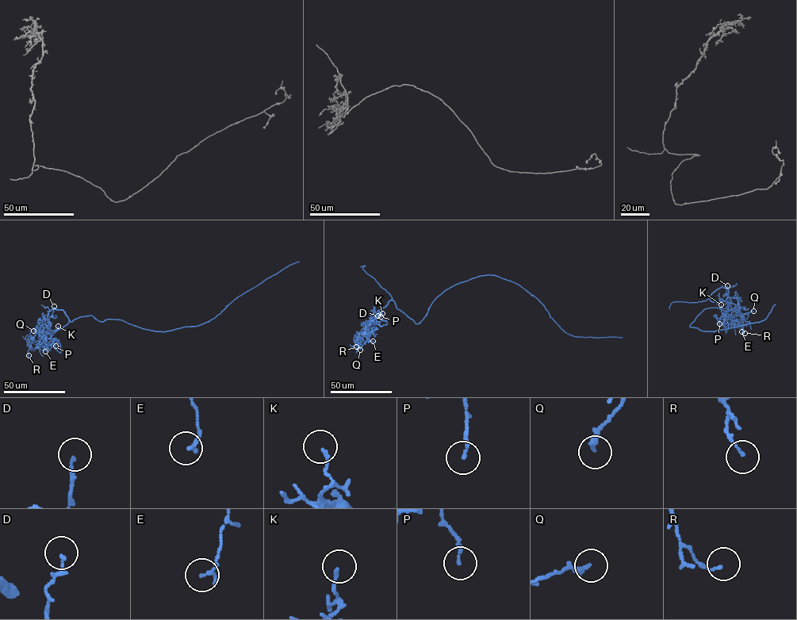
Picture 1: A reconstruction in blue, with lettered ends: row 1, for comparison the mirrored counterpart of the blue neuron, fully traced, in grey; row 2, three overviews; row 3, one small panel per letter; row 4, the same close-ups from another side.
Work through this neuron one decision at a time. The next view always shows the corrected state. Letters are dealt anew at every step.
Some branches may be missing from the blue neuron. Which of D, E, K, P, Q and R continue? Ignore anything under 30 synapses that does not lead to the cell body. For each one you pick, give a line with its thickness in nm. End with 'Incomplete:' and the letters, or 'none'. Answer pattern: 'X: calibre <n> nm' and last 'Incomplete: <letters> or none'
Incomplete: none

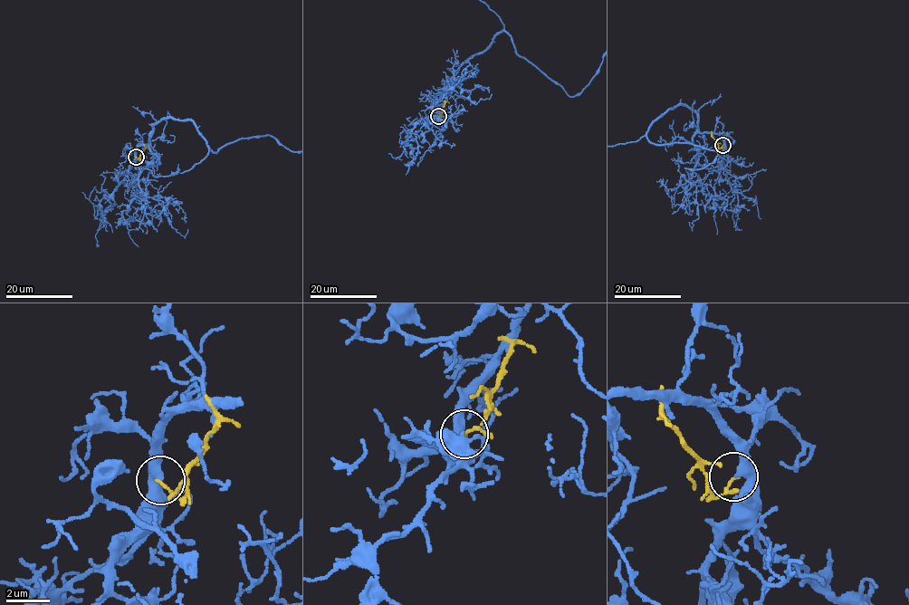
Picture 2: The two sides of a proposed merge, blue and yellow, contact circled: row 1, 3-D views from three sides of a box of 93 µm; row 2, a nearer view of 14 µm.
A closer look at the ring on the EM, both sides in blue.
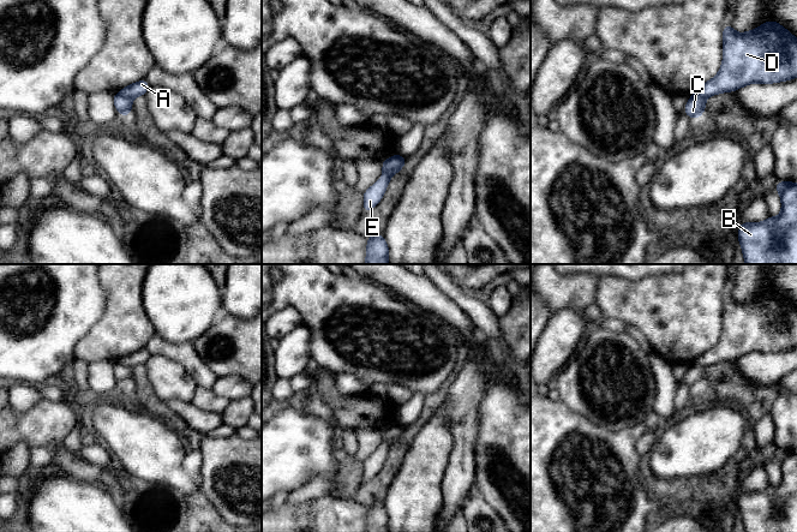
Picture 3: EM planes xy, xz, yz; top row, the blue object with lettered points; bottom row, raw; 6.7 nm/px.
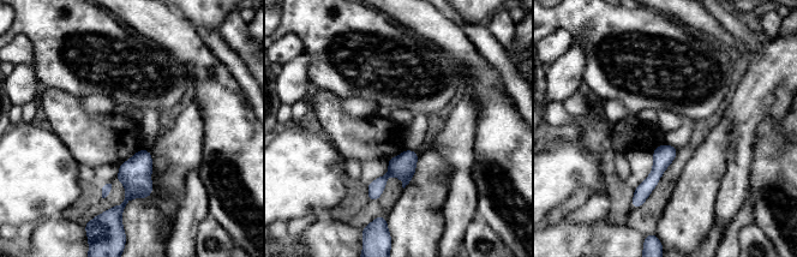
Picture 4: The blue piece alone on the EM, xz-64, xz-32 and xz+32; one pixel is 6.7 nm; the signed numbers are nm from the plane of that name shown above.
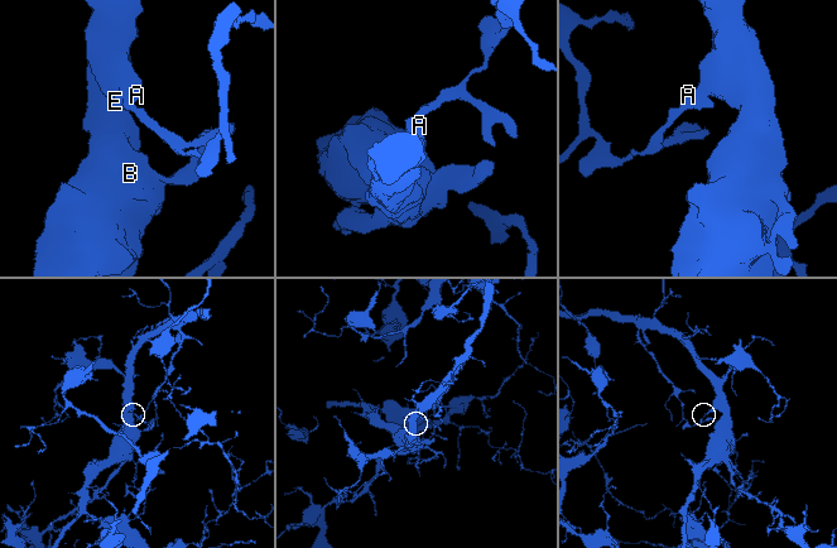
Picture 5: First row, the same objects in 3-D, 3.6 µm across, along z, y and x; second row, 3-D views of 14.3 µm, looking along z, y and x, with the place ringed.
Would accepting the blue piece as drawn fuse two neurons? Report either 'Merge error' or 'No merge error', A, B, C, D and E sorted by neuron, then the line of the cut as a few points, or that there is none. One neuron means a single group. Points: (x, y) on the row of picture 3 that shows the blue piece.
Merge error. Groups: A B D / C E. Split along xy (119, 91), (131, 99)

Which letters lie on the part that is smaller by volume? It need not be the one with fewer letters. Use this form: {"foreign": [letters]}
{"foreign": ["C", "E"]}

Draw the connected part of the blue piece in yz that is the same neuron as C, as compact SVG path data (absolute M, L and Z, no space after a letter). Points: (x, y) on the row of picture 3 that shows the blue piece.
M691 95L683 109L683 113L693 119L700 119L706 109L706 101L703 97Z

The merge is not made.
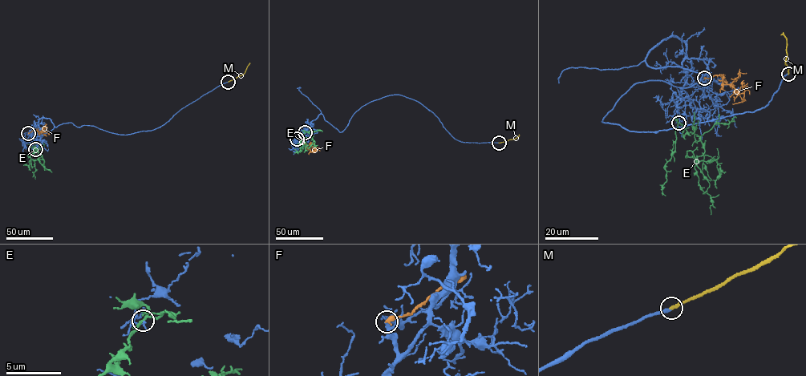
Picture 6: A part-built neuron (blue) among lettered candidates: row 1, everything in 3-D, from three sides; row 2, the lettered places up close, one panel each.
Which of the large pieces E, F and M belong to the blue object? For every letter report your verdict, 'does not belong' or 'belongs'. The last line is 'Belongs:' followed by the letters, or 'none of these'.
E: does not belong
F: does not belong
M: belongs
Belongs: M

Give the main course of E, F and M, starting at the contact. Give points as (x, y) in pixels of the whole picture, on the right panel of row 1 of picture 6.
E: (678, 123), (683, 135), (692, 132), (701, 140), (702, 155), (686, 152), (693, 152), (710, 184), (702, 194)
F: (704, 78), (721, 75), (735, 92), (743, 93), (742, 102), (732, 103)
M: (787, 74), (788, 68), (785, 64), (787, 38), (781, 34)

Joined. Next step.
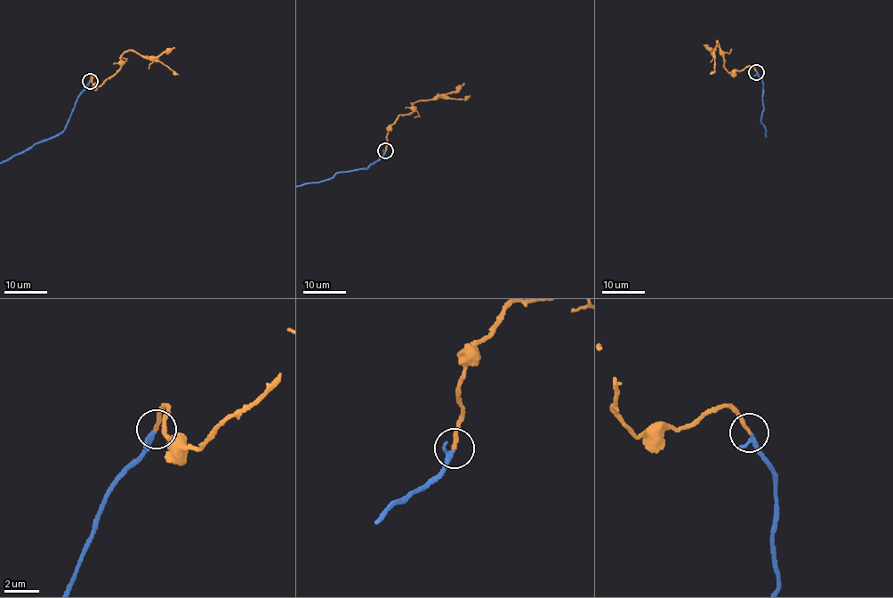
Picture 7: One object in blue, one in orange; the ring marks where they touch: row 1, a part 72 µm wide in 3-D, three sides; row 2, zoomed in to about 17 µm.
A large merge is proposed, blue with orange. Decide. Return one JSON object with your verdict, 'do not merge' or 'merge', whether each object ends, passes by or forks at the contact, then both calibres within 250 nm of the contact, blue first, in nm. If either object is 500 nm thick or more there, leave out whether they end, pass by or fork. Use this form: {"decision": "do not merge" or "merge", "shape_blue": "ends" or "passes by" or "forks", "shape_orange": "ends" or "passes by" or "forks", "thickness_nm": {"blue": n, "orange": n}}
{"decision": "merge", "shape_blue": "passes by", "shape_orange": "ends", "thickness_nm": {"blue": 170, "orange": 220}}

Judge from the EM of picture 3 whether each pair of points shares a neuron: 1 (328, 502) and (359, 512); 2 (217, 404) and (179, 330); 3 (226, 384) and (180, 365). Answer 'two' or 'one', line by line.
1: one
2: two
3: one

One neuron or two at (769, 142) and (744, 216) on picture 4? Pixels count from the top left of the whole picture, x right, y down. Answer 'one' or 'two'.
two

